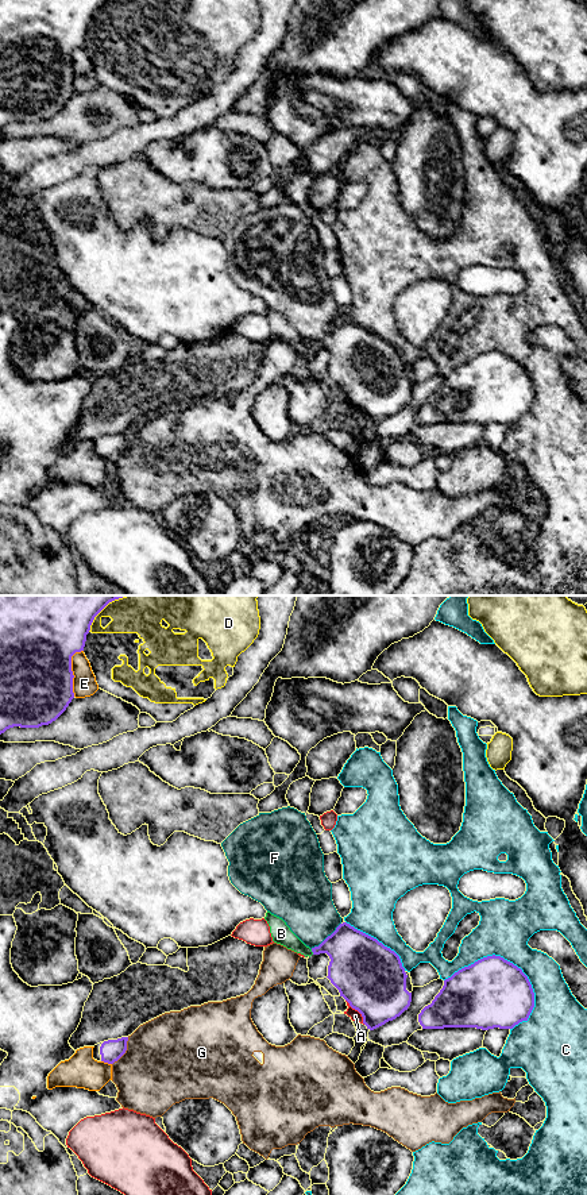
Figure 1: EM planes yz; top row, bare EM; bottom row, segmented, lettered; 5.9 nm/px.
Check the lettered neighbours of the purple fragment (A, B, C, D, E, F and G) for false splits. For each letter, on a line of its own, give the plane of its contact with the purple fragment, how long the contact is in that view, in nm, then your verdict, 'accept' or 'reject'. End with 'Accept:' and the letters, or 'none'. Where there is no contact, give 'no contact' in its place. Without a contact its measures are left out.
A: meets purple in yz; contact 190 nm long; reject
B: meets purple in yz; contact 40 nm long; reject
C: meets purple in yz; contact 550 nm long; reject
D: meets purple in yz; contact 200 nm long; reject
E: meets purple in yz; contact 280 nm long; reject
F: meets purple in yz; contact 240 nm long; accept
G: meets purple in yz; contact 190 nm long; reject
Accept: F

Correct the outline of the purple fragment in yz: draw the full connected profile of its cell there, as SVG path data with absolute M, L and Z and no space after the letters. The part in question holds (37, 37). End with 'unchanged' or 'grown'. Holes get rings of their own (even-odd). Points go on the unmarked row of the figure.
M0 0L0 130L13 122L39 123L55 116L74 93L72 51L84 46L86 30L94 12L107 0Z; unchanged

